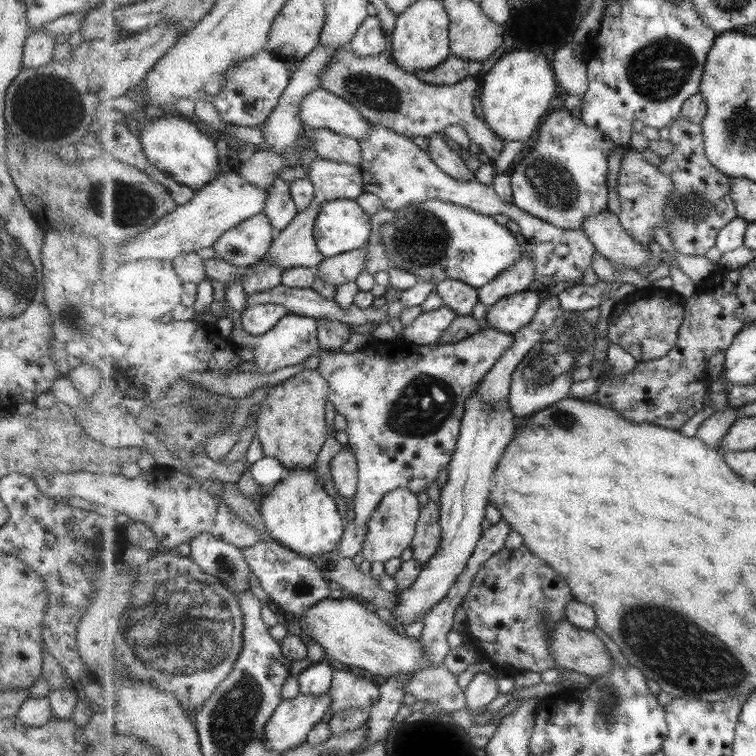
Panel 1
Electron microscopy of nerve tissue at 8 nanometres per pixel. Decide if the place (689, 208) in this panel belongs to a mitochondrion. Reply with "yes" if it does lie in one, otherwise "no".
yes

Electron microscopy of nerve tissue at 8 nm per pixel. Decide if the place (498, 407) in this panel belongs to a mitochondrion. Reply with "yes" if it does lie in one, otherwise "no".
no

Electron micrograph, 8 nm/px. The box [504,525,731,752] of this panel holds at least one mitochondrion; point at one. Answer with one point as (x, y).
(608, 710)

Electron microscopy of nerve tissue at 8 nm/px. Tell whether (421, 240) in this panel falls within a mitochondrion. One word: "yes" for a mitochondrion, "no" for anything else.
yes

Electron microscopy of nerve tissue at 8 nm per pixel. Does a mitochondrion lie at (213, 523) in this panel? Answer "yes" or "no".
no

